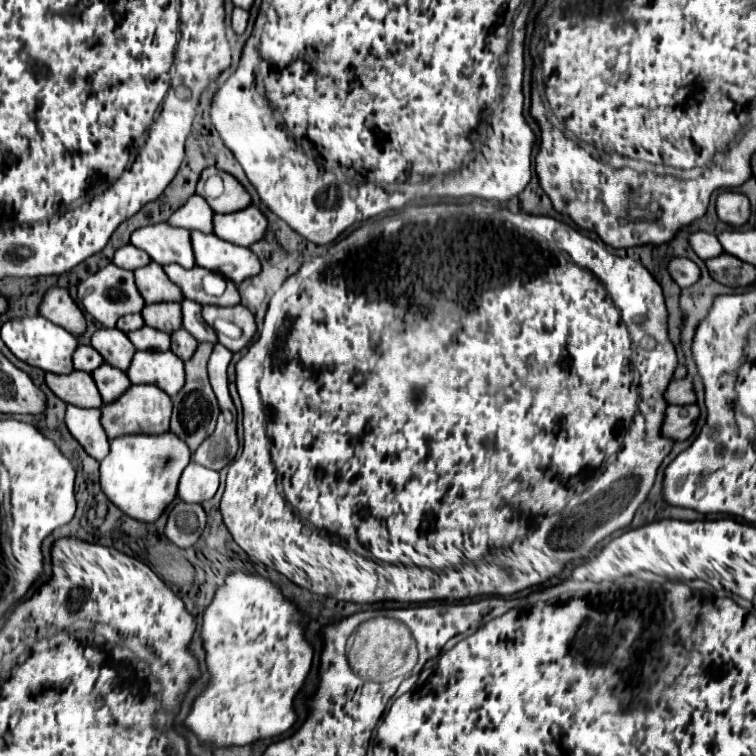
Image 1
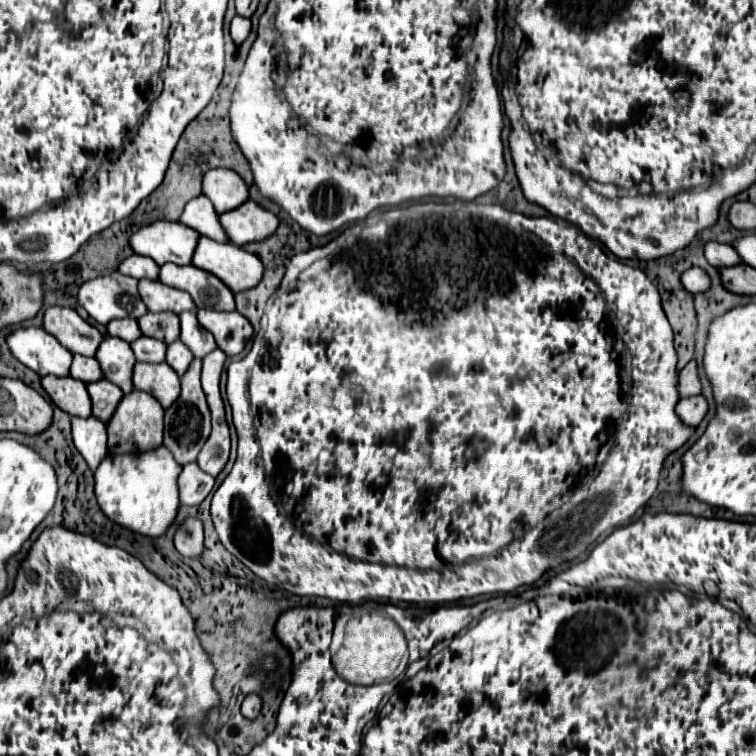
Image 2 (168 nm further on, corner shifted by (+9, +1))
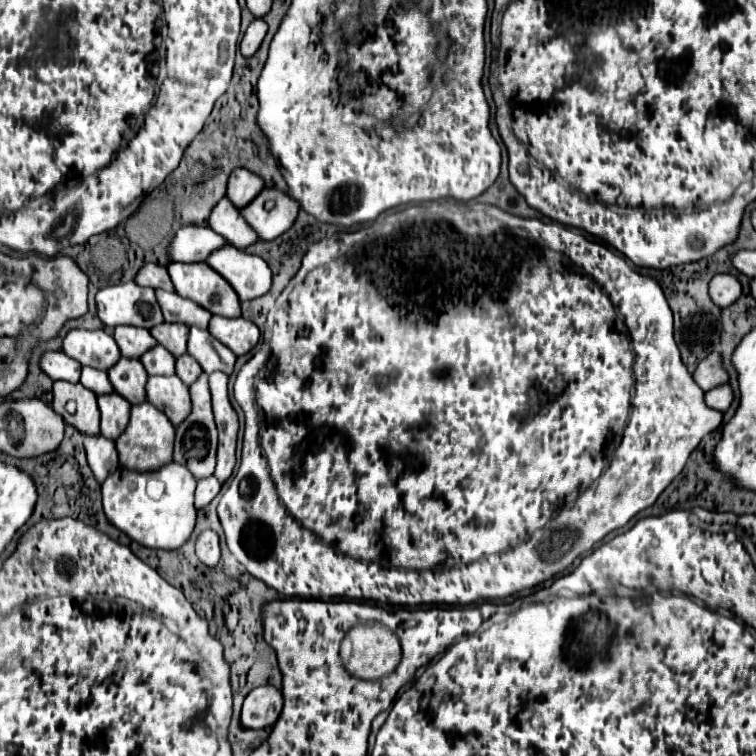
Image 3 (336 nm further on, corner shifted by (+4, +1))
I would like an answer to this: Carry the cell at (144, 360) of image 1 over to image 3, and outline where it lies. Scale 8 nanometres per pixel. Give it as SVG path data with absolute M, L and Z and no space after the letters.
M150 377L146 383L148 401L170 419L174 427L178 427L192 411L188 387L176 377Z

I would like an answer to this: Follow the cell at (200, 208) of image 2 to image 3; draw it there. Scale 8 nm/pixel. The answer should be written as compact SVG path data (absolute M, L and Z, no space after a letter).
M226 197L220 199L220 203L212 209L208 225L238 249L246 249L248 245L258 241L258 233L242 217L242 211Z

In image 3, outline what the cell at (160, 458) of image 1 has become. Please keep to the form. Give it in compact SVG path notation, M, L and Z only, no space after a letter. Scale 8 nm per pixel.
M174 461L150 473L136 473L120 467L102 483L104 513L108 521L132 541L150 549L174 551L190 539L196 527L194 489L194 475Z

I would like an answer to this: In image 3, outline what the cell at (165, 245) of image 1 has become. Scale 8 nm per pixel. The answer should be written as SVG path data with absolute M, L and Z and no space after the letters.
M182 227L170 243L170 259L184 263L206 261L212 251L218 251L224 245L230 245L228 239L210 227Z

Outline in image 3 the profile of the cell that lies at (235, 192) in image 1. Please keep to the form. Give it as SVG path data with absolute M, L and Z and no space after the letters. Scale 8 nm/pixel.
M236 169L232 171L230 175L230 181L228 181L228 191L226 191L226 197L232 199L232 203L236 203L236 207L246 207L260 191L264 189L264 181L248 171L248 169Z

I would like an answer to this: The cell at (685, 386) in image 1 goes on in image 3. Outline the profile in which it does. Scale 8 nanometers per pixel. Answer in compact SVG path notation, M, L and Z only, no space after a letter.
M714 351L712 355L708 355L696 369L694 373L694 381L704 389L704 391L710 391L712 387L720 385L720 383L726 383L728 381L728 373L722 365L722 353L720 351Z

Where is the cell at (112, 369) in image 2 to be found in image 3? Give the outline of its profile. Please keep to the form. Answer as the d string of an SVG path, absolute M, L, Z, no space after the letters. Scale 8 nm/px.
M120 357L120 363L108 371L110 383L114 385L114 391L122 395L130 405L138 405L146 401L146 381L148 373L144 371L144 365L138 359L124 359Z

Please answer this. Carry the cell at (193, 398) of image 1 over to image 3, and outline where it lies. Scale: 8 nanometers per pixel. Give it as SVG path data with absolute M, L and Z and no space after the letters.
M202 373L200 379L190 387L192 395L192 413L190 417L176 427L176 445L174 445L174 461L188 467L196 479L204 479L214 475L216 467L216 445L218 445L218 431L214 425L212 405L210 405L210 389L208 389L208 375Z

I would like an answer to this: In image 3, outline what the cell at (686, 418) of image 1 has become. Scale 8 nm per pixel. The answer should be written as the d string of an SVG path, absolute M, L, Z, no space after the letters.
M722 383L722 385L718 385L706 393L708 407L714 407L718 411L726 411L732 401L734 401L734 393L732 393L730 383Z

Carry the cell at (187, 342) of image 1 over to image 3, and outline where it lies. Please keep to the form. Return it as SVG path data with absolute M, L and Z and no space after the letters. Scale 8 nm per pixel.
M188 353L176 359L176 375L184 381L184 385L190 387L200 377L200 373L202 373L202 367Z

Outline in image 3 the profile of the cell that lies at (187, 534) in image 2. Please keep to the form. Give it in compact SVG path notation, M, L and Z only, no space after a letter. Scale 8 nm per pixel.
M204 531L198 537L196 555L208 567L216 567L218 565L218 561L220 561L220 545L218 545L218 537L216 537L214 531Z

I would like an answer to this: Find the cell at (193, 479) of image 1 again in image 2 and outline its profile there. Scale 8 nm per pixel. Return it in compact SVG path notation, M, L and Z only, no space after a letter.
M197 463L183 465L179 475L179 499L183 505L199 505L213 489L215 479L201 471Z

